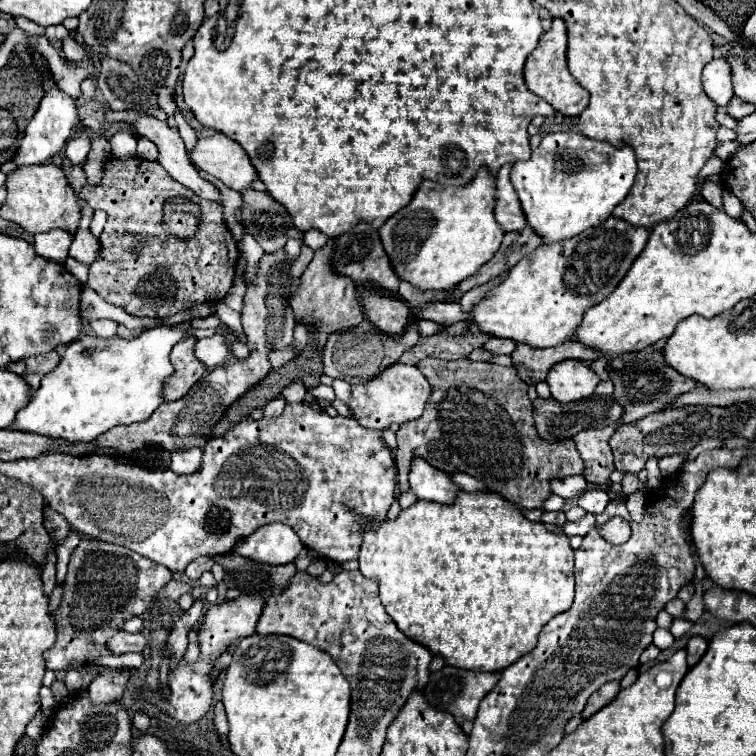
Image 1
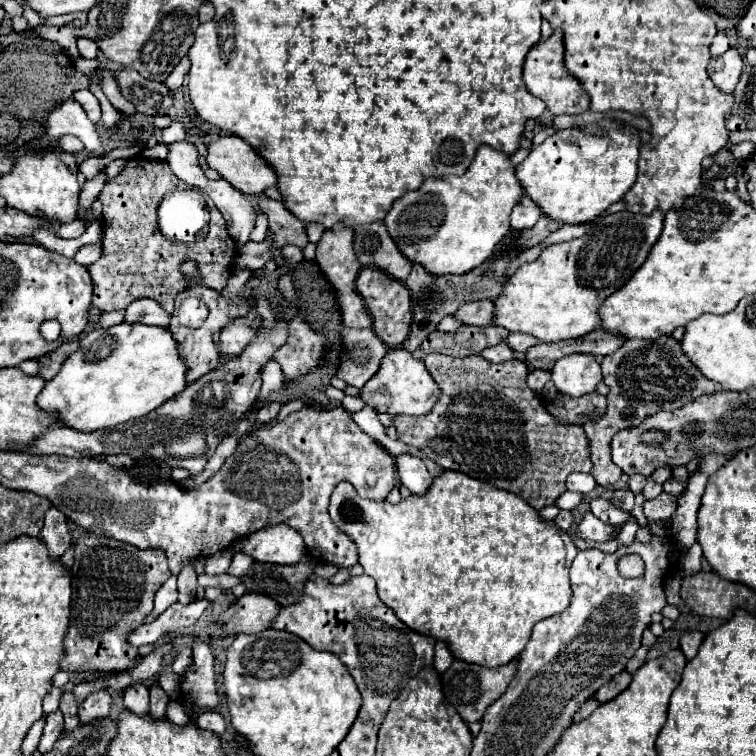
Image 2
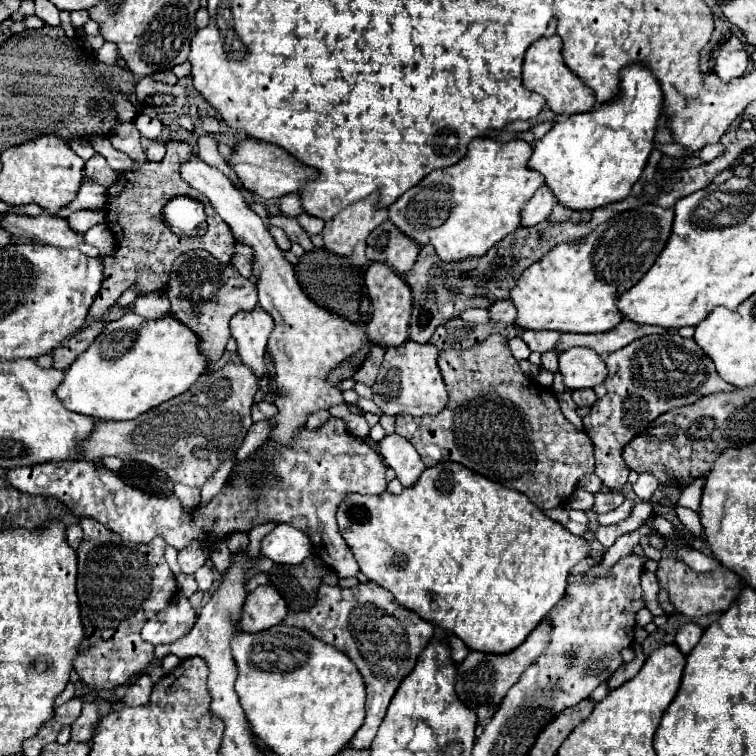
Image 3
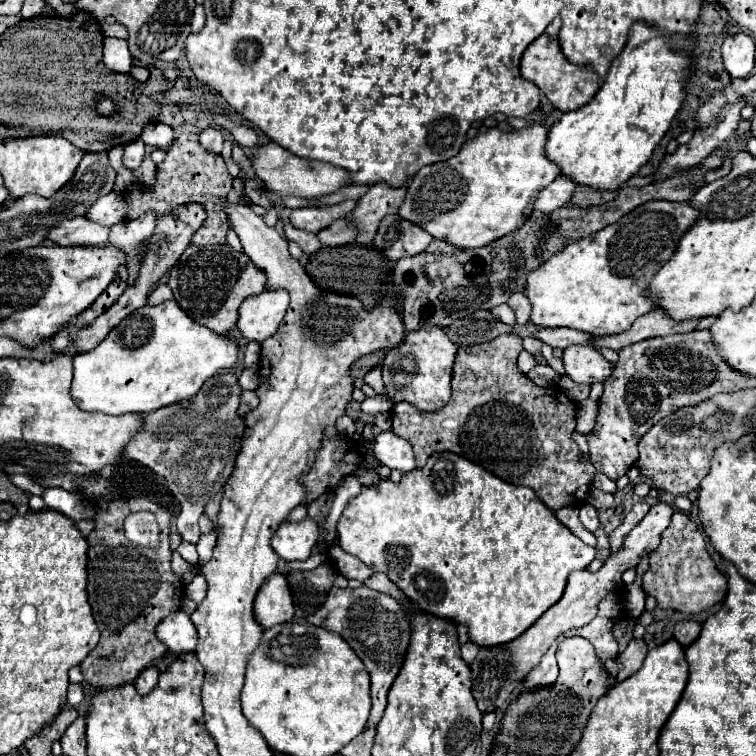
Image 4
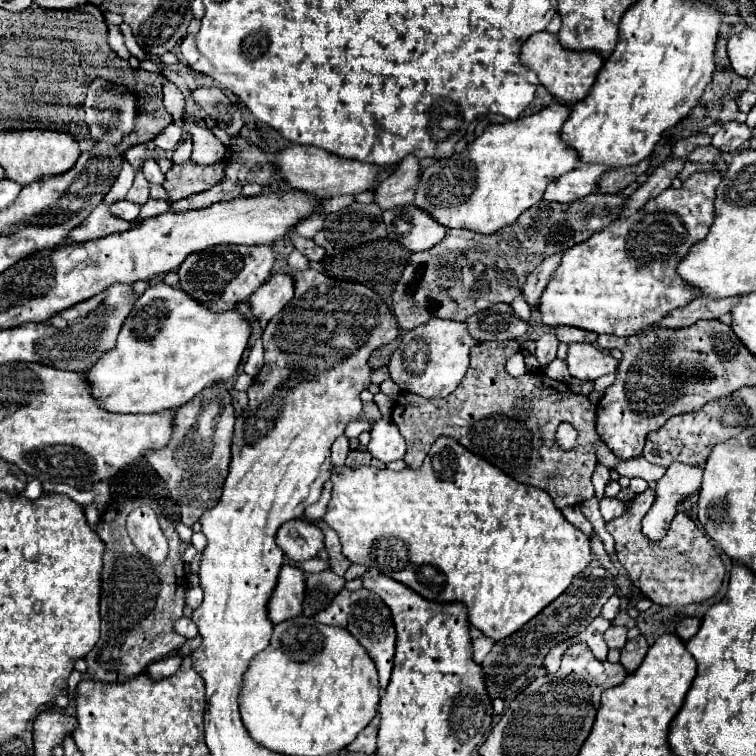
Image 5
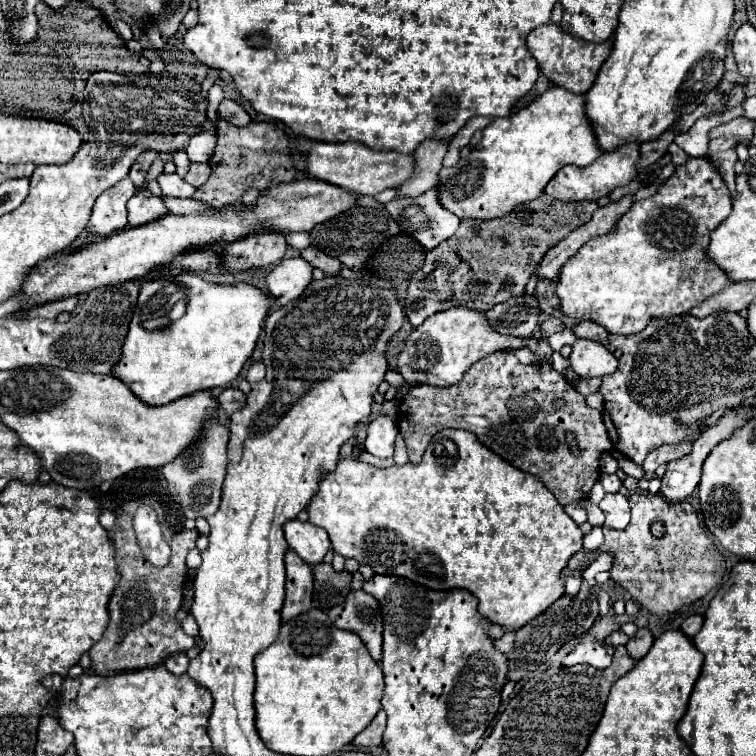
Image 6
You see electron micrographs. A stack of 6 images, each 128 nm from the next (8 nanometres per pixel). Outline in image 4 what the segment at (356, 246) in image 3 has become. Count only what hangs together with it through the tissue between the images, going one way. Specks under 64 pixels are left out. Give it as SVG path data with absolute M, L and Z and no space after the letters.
M384 182L374 184L360 200L358 206L352 210L350 218L360 228L360 244L370 244L374 240L374 234L378 230L380 220L386 214L396 214L400 204L406 196L406 184L404 186L388 186Z

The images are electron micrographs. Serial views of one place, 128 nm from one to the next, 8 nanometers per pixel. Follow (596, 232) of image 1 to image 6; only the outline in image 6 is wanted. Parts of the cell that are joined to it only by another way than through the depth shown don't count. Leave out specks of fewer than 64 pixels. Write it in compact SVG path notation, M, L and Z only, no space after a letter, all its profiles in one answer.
M690 156L686 164L682 166L676 166L674 174L656 190L654 196L646 198L646 200L640 200L640 202L634 202L630 206L630 210L622 216L622 220L618 222L618 230L612 232L612 234L606 234L606 236L598 236L598 238L592 238L590 242L586 242L560 270L560 280L558 280L558 286L556 286L556 294L562 302L562 312L574 320L594 320L598 324L602 324L608 332L612 334L636 334L640 330L644 330L648 326L648 322L652 318L670 318L670 316L676 316L676 314L686 314L690 312L692 308L700 306L708 296L714 296L716 292L722 292L724 286L732 284L732 280L728 278L728 274L722 270L722 268L716 268L716 264L712 260L708 260L708 244L710 244L710 234L712 230L716 230L716 226L720 224L720 220L728 218L732 212L732 200L730 200L730 192L728 192L728 186L726 182L722 180L720 172L714 168L714 164L710 162L710 158L706 156Z

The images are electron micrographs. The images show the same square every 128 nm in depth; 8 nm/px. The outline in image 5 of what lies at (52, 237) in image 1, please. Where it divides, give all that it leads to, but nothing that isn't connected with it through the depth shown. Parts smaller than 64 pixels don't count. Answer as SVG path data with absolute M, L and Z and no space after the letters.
M120 200L116 202L116 206L112 206L112 212L128 222L136 222L140 216L140 210L142 210L142 204L136 204L130 200Z

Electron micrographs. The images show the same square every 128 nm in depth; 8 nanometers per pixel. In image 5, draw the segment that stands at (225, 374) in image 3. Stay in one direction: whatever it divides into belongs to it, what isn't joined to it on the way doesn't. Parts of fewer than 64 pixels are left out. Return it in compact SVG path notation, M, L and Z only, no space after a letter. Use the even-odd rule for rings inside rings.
M212 384L206 388L192 404L184 404L176 414L176 428L168 448L160 452L150 452L146 458L152 468L160 474L160 478L168 484L172 500L178 502L182 510L182 522L192 526L204 510L214 508L222 496L222 486L228 474L230 464L230 440L234 432L234 408L228 390L224 384ZM204 414L204 426L200 418Z

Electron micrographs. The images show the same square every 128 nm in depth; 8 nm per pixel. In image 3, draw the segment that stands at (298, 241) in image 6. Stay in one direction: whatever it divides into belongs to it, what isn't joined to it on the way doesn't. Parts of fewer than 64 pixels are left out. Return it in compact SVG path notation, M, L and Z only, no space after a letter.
M306 212L300 214L296 220L298 220L298 224L300 224L310 236L320 234L320 232L324 230L324 224L326 224L324 220L320 220L320 218L316 218L316 216L310 216L310 214L306 214Z

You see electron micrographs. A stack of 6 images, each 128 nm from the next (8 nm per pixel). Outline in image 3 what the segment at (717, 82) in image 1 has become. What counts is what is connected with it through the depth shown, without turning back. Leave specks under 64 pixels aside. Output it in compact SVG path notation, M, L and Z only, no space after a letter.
M732 36L724 48L720 50L718 58L716 58L716 66L714 72L720 76L720 80L728 82L736 76L744 76L748 72L748 64L750 64L750 54L746 50L746 42L742 42L738 36Z

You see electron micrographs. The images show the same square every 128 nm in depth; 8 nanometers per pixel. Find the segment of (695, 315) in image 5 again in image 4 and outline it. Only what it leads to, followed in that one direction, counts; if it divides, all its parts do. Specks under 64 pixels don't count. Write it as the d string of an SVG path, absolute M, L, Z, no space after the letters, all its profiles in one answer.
M654 310L654 312L648 312L646 316L642 316L640 320L636 320L628 332L622 332L622 334L616 334L616 336L596 338L594 344L596 344L596 348L620 350L620 348L624 348L628 344L634 344L634 342L640 342L640 340L648 340L648 338L654 338L654 336L692 332L700 324L700 320L702 318L674 320L674 318L668 318L664 310Z

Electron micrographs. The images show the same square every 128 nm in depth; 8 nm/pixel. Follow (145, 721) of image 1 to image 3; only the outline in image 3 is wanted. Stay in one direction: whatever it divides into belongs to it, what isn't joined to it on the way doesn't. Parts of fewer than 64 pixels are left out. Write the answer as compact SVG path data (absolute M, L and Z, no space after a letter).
M148 674L138 676L138 678L128 686L128 690L126 690L126 696L124 696L126 704L128 704L128 706L142 706L142 704L146 704L146 702L150 700L152 686L154 686L154 684L152 684L152 680L150 680Z

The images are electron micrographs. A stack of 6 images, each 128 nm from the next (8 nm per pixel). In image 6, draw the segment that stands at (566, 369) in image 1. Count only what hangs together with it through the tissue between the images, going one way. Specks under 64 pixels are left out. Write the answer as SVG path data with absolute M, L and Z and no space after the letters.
M580 338L576 340L576 344L572 344L570 366L578 376L590 378L590 376L606 376L616 372L618 360L604 344Z

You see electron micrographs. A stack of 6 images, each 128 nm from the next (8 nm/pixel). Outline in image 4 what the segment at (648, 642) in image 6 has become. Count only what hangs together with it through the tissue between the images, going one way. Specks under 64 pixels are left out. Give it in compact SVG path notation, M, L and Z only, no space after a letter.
M632 640L628 644L628 648L618 656L620 672L618 672L616 680L622 682L624 678L628 678L634 672L638 672L638 668L642 668L642 662L646 658L646 652L648 652L648 646L646 646L644 640Z

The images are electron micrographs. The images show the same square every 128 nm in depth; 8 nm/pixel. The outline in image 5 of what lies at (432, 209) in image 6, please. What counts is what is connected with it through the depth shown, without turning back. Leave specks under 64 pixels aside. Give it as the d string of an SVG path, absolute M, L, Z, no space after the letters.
M414 204L384 210L382 218L388 226L388 238L400 242L412 252L436 246L448 232L448 228L436 224L436 220L426 210Z

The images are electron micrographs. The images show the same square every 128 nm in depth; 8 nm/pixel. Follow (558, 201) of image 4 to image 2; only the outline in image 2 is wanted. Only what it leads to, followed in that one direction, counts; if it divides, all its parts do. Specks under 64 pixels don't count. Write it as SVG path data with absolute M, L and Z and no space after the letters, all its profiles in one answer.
M522 196L520 202L516 204L516 208L512 210L510 226L514 230L526 230L526 228L532 228L540 216L542 216L540 206L530 196Z

